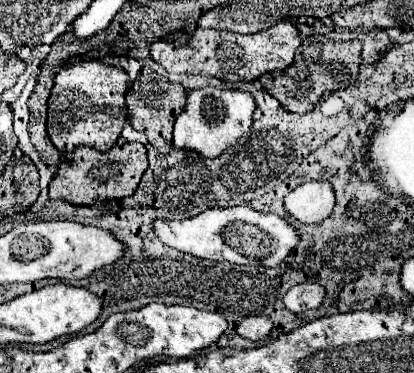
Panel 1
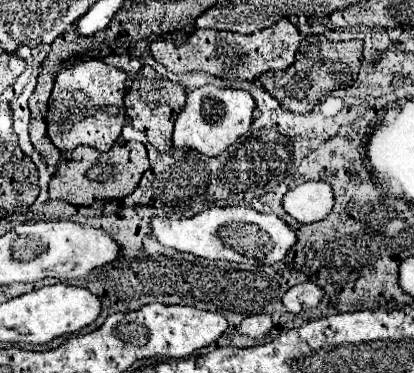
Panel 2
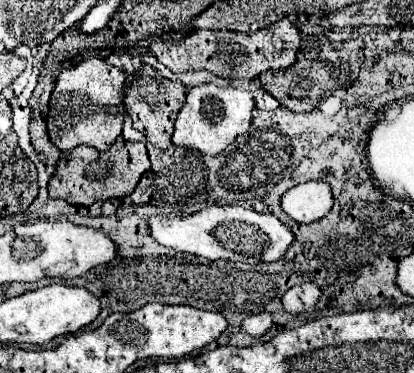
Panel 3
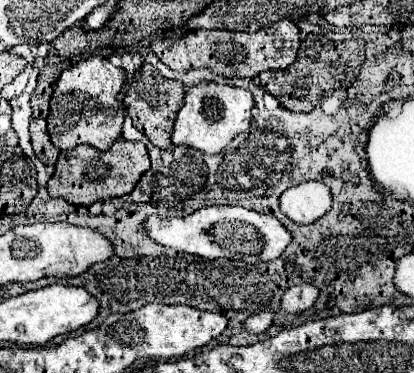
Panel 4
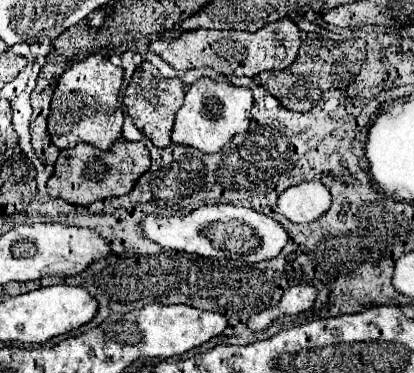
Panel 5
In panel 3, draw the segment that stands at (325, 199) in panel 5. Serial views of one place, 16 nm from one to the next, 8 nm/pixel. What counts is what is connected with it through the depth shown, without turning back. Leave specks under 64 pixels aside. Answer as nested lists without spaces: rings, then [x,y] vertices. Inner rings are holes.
[[[304,182],[284,192],[280,206],[294,222],[312,224],[330,212],[332,192],[324,182]]]

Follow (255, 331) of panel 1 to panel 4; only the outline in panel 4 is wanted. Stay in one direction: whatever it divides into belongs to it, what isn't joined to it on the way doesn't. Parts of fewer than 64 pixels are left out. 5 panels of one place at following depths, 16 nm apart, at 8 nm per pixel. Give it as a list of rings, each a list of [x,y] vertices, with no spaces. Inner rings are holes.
[[[264,310],[264,312],[260,312],[260,314],[256,314],[256,316],[250,316],[250,318],[246,320],[246,328],[248,328],[252,334],[260,334],[260,332],[264,332],[268,326],[270,326],[270,310]]]

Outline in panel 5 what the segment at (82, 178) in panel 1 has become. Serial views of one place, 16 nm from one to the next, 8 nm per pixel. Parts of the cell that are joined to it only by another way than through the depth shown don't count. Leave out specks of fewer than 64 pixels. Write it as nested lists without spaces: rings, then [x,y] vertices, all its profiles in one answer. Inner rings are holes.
[[[118,138],[106,152],[98,150],[94,144],[82,142],[74,148],[60,150],[60,156],[54,164],[54,174],[48,180],[46,188],[54,198],[64,198],[70,204],[88,206],[96,200],[128,194],[140,174],[144,174],[146,166],[150,166],[150,154],[142,142],[128,142],[124,138]]]

